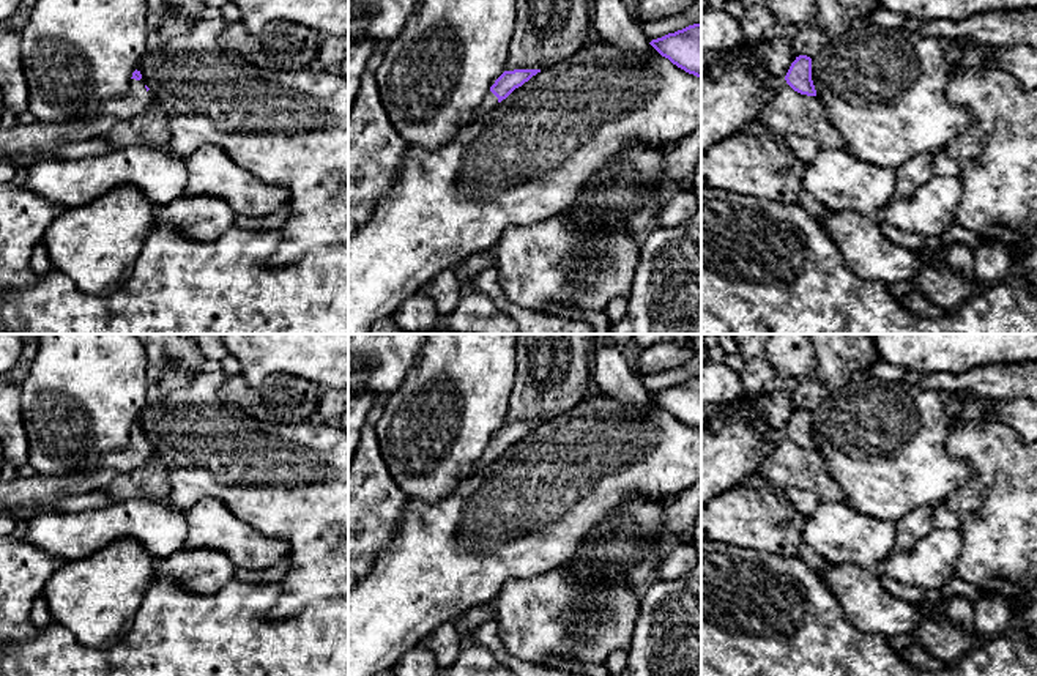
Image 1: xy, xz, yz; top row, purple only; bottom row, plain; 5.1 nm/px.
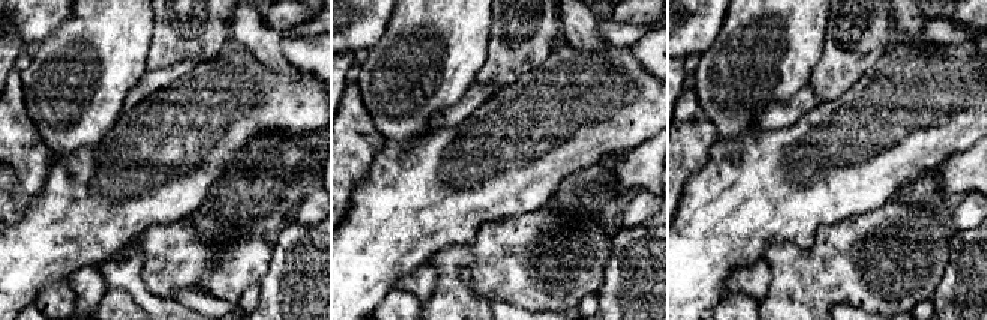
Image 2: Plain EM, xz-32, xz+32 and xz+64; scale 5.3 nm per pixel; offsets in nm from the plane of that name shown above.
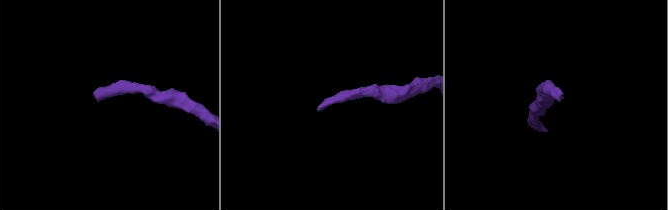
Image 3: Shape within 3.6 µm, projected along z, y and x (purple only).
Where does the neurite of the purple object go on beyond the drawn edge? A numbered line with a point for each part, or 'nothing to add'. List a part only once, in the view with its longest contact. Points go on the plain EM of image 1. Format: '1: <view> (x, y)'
1: xz (490, 454)

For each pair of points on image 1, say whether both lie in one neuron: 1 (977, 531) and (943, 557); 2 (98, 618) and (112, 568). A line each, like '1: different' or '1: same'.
1: different
2: same

